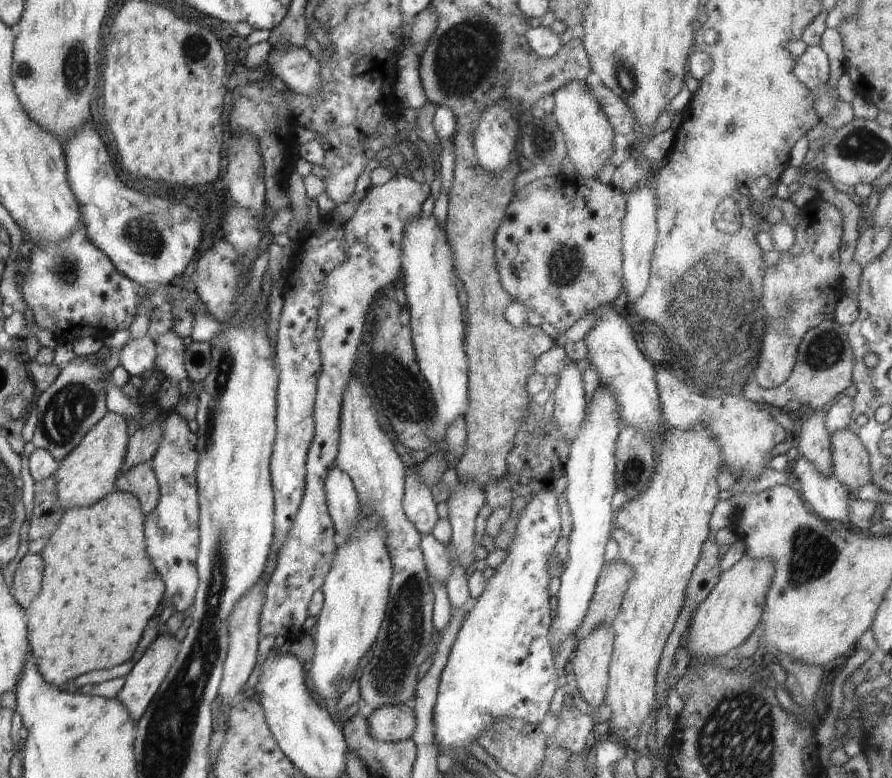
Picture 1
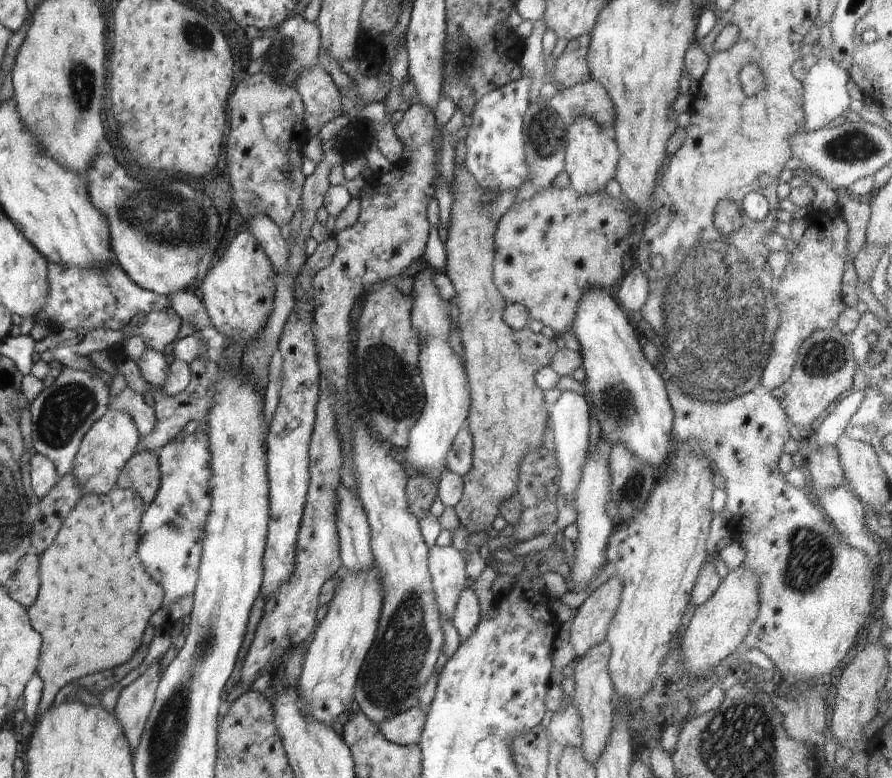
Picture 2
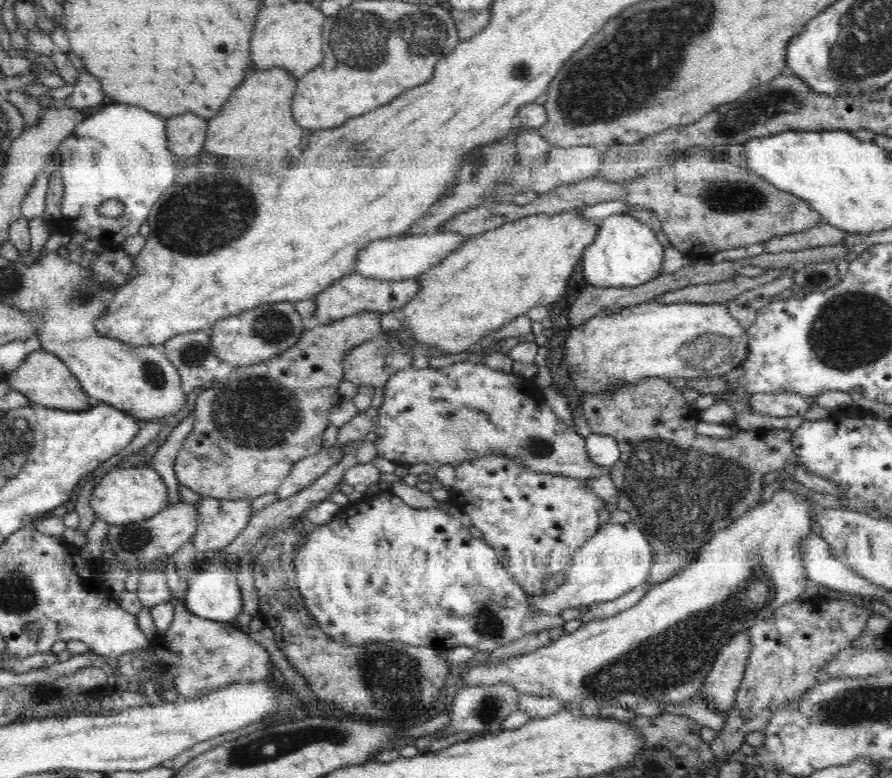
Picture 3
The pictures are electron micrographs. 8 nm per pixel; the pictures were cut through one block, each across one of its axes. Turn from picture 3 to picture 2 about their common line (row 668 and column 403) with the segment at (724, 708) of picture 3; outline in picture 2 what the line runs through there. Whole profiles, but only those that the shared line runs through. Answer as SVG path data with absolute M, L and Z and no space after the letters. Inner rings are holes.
M418 706L406 709L397 715L383 720L379 726L382 736L399 745L417 743L425 723L425 714Z

